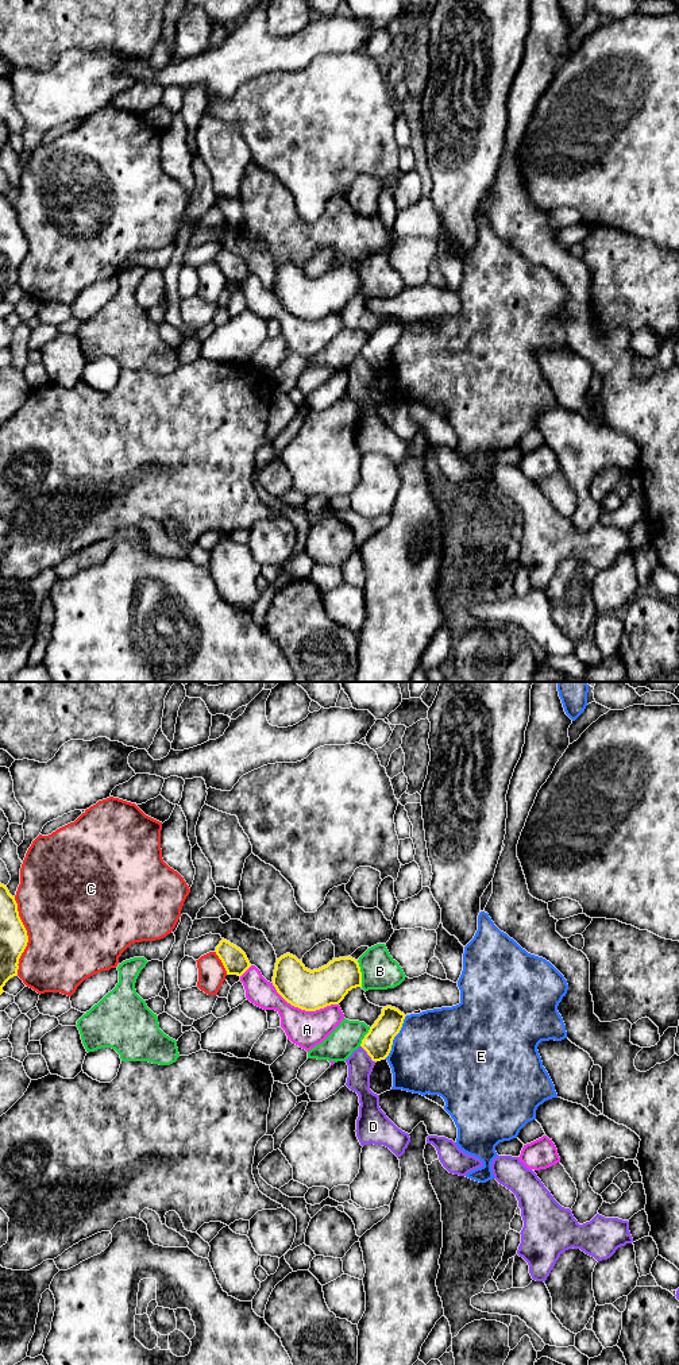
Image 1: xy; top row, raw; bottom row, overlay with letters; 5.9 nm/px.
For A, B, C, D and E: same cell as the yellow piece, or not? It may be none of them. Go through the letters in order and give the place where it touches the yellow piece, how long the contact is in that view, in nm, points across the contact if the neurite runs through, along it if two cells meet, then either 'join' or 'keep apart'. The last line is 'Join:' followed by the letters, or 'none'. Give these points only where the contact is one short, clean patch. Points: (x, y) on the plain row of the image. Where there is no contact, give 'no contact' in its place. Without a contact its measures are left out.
A: contact xy (304, 317); length 420 nm; keep apart
B: contact xy (361, 282); length 160 nm; keep apart
C: contact xy (27, 245); length 460 nm; keep apart
D: contact xy (367, 362); length 140 nm; border xy (361, 354), (375, 370); keep apart
E: contact xy (394, 344); length 300 nm; keep apart
Join: none

